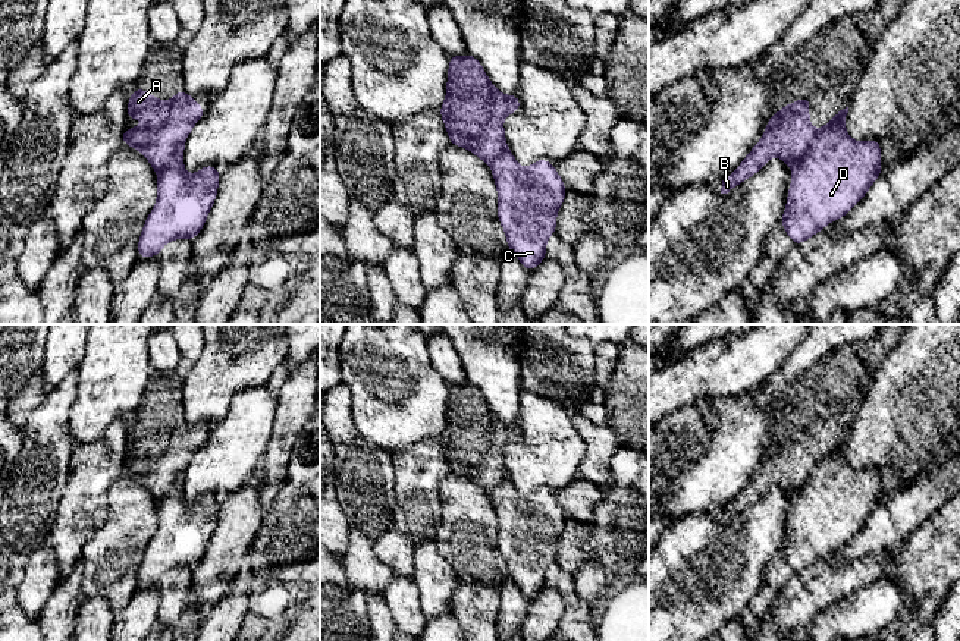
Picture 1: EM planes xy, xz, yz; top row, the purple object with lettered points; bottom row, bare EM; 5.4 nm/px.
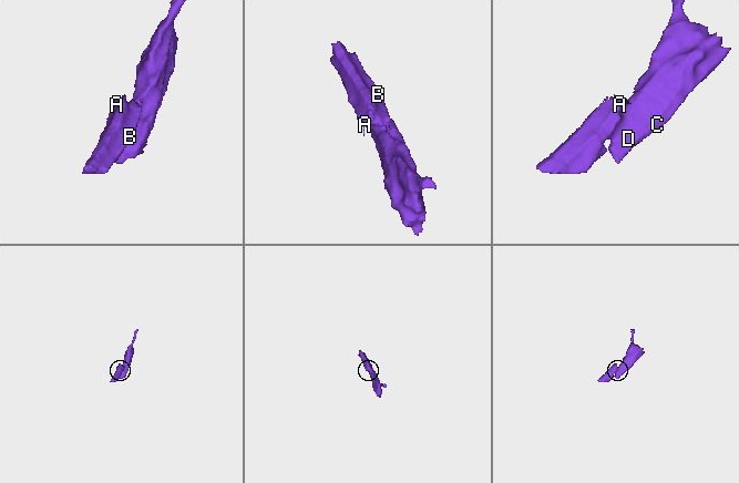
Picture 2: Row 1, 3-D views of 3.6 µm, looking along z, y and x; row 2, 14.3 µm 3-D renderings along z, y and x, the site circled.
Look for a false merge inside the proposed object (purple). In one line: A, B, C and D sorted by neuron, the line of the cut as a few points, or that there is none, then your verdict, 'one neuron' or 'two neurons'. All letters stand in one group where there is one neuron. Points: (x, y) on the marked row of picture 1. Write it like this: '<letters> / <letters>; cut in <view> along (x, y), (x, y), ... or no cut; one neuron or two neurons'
A B / C D; cut in yz along (816, 131), (806, 154), (793, 169); two neurons

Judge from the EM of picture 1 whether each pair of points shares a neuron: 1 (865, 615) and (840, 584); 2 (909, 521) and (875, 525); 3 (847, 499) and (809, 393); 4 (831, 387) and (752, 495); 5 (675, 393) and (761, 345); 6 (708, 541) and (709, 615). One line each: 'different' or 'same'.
1: different
2: same
3: different
4: same
5: same
6: same

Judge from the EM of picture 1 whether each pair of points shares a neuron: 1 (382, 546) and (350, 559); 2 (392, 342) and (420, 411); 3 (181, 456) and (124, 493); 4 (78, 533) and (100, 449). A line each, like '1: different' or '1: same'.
1: different
2: same
3: different
4: same

